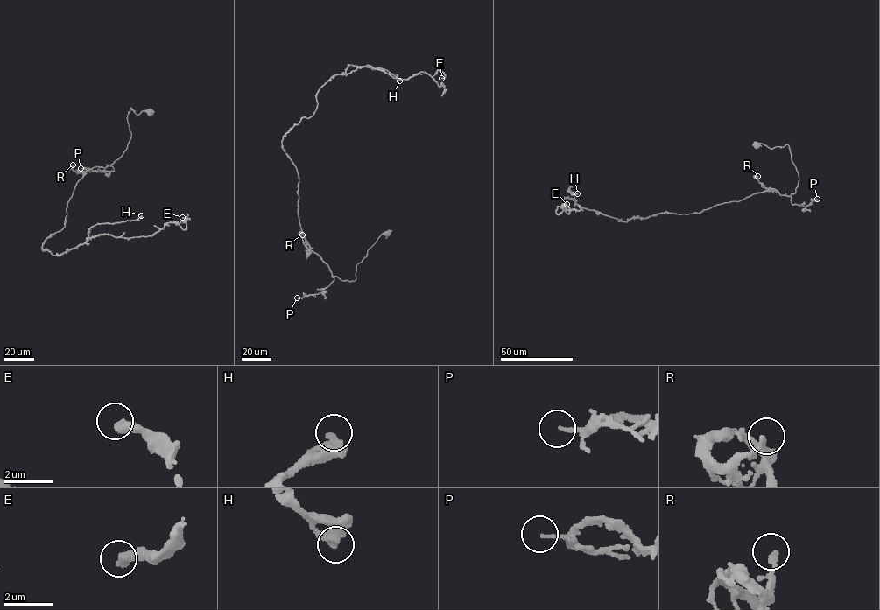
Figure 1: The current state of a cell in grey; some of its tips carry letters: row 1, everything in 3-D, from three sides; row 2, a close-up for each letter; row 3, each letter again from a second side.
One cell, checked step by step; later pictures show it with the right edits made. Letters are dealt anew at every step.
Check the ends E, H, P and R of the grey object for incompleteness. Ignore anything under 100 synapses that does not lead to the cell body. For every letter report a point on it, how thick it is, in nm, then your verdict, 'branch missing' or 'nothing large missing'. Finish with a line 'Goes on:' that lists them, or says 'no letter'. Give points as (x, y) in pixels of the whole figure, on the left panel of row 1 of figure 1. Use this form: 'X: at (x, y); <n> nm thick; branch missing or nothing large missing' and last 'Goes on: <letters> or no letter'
E: at (182, 217); 400 nm thick; nothing large missing
H: at (141, 215); 380 nm thick; nothing large missing
P: at (80, 168); 130 nm thick; nothing large missing
R: at (73, 164); 120 nm thick; nothing large missing
Goes on: no letter

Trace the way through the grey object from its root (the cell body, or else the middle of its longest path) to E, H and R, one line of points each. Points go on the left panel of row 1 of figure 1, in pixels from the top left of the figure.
E: (151, 111), (130, 108), (127, 148), (85, 173), (42, 248), (185, 229), (182, 217)
H: (151, 111), (130, 108), (127, 148), (84, 173), (64, 227), (42, 250), (60, 255), (97, 224), (141, 215)
R: (151, 111), (137, 115), (130, 108), (130, 138), (110, 165), (78, 173), (73, 164)

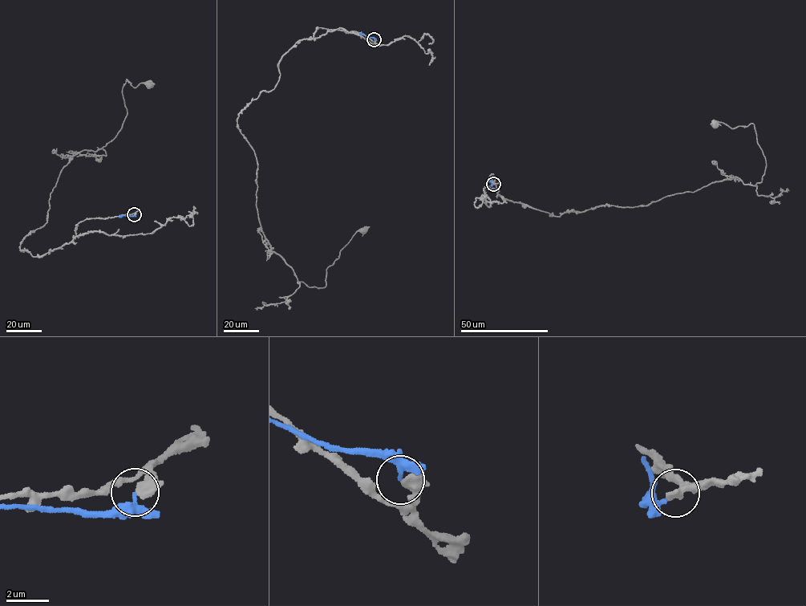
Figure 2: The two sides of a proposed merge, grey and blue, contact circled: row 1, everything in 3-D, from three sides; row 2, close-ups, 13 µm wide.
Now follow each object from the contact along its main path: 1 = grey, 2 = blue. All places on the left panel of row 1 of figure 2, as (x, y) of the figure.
1: (134, 214), (81, 221), (38, 257), (20, 250), (70, 159), (121, 128), (127, 79), (150, 83)
2: (134, 214), (119, 217)

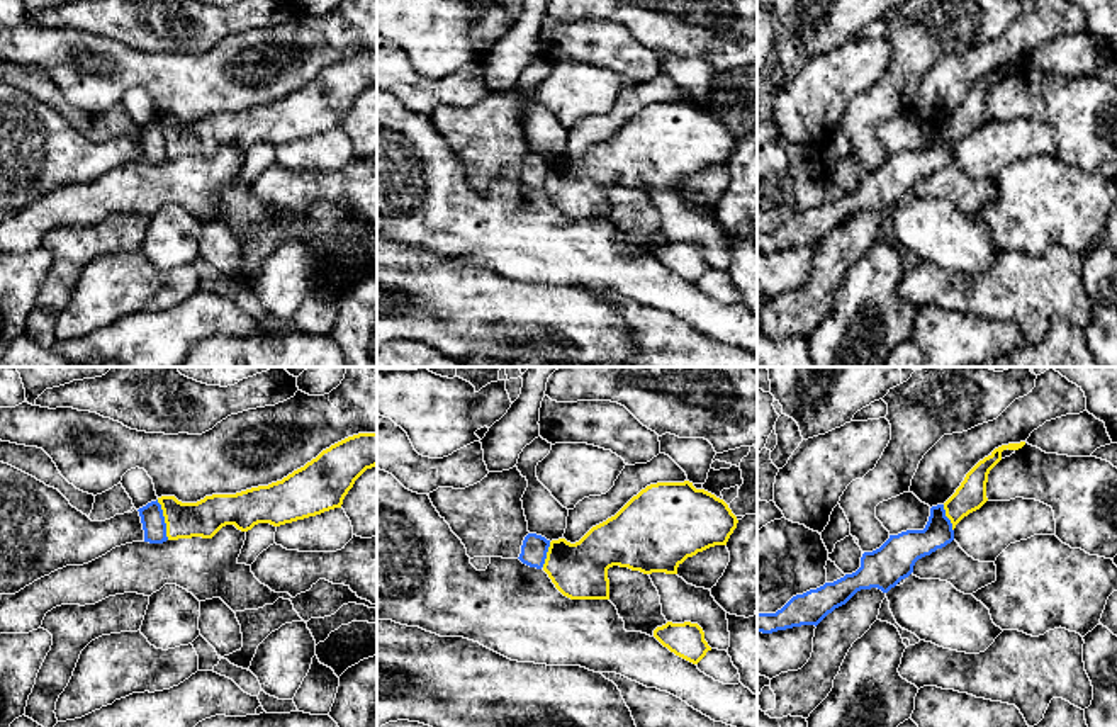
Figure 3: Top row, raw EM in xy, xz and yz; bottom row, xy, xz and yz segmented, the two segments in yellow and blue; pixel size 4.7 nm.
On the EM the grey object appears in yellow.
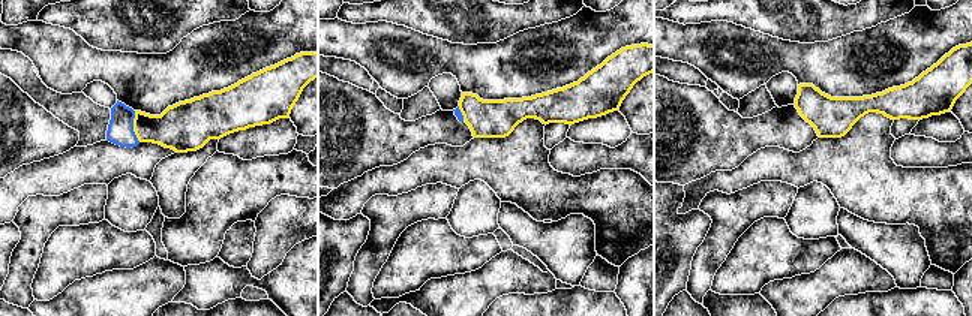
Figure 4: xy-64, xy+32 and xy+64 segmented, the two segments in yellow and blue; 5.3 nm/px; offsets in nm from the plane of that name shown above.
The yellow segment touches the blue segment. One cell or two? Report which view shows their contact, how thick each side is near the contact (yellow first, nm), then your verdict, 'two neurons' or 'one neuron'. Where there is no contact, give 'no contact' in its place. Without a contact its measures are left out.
xy | 180/110 nm | two neurons

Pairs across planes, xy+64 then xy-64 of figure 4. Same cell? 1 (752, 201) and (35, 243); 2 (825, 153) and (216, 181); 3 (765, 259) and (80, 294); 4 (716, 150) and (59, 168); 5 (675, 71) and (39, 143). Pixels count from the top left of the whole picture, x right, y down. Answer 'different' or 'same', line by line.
1: same
2: different
3: different
4: different
5: different

